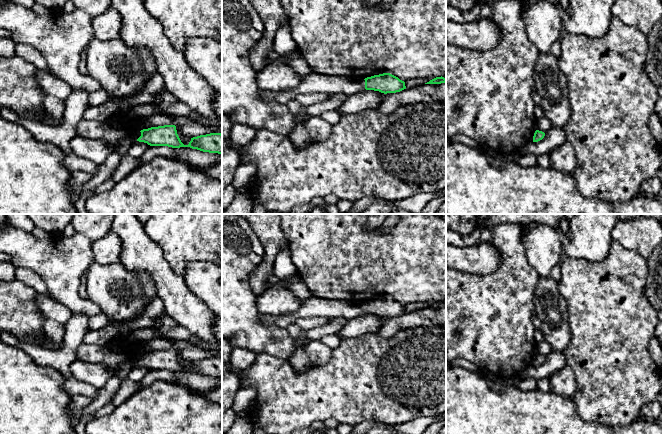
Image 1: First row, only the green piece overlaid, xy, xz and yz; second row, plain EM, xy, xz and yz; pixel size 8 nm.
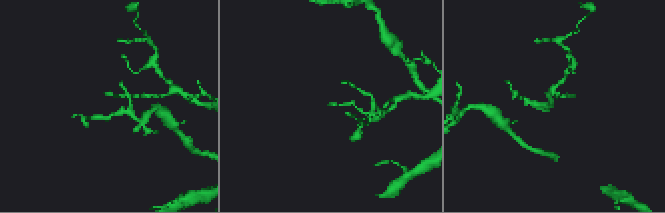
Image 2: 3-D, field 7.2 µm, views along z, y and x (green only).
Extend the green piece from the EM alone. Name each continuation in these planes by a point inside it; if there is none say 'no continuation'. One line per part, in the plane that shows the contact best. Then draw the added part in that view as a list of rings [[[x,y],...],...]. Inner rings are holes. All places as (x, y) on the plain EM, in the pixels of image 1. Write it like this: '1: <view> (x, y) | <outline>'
1: xz (314, 307) | [[[313,296],[306,302],[301,303],[296,311],[286,316],[296,318],[326,317],[331,319],[344,317],[349,320],[365,314],[364,303],[353,305],[346,301],[321,299]]]

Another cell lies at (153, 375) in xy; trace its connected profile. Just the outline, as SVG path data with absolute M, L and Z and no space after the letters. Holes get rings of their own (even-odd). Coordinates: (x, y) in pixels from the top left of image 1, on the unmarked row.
M150 370L140 381L141 387L144 388L150 386L157 380L162 380L177 385L177 380L175 378L174 372L168 370Z

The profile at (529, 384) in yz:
M533 378L520 379L517 386L523 391L532 391L537 387L537 381Z

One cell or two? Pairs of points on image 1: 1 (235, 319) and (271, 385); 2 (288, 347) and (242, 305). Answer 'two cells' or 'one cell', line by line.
1: two cells
2: one cell

